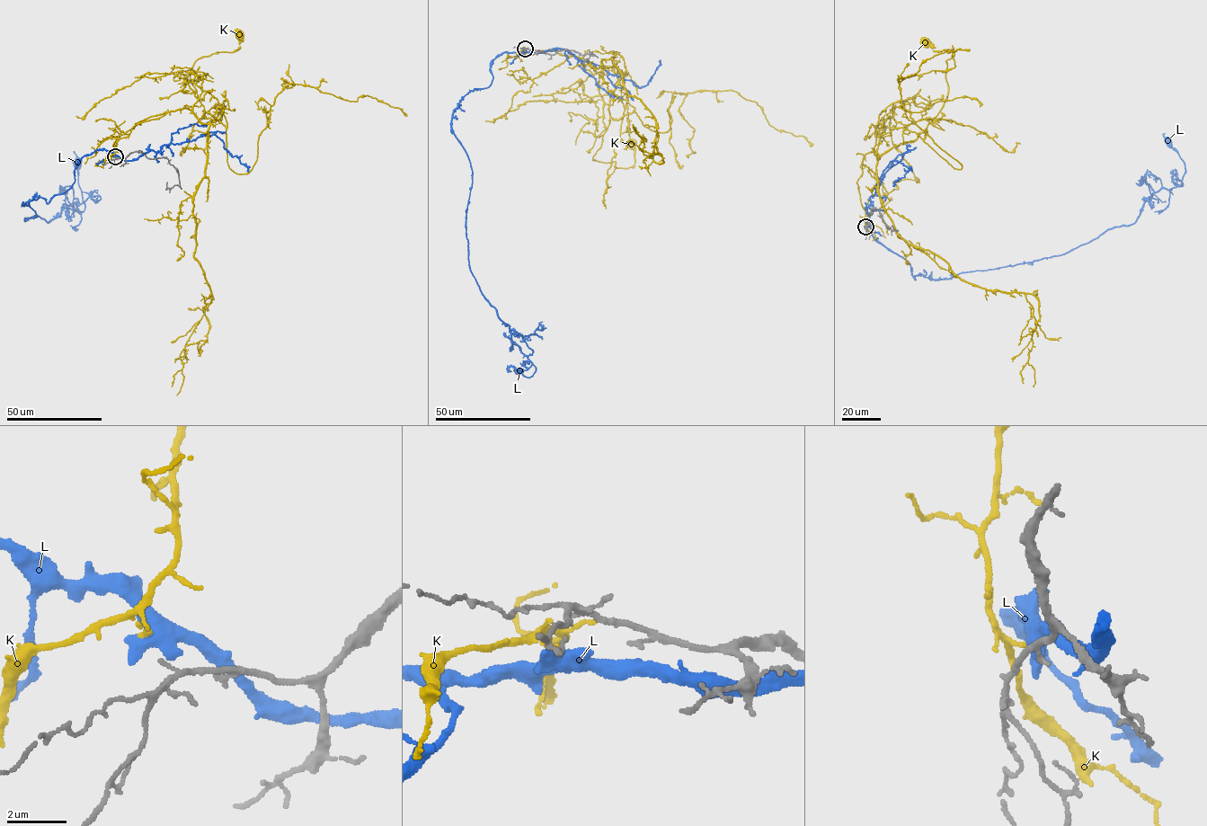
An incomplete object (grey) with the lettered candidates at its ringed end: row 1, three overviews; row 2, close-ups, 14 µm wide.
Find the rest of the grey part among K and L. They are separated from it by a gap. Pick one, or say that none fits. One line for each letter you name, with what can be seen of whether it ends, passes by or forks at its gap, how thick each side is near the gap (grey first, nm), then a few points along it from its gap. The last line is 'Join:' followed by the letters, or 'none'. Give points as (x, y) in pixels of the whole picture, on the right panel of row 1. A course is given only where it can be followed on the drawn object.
K: it forks there; 90 nm thick on the grey side, 70 nm on the other; it runs (865, 226), (856, 182), (864, 156), (878, 159), (913, 141), (946, 98), (953, 53), (926, 42)
Join: K

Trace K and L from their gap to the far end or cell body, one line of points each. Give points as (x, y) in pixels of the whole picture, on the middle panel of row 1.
K: (524, 48), (552, 49), (611, 67), (617, 84), (592, 160), (632, 167), (631, 144)
L: (526, 50), (491, 63), (451, 128), (472, 172), (470, 268), (536, 368), (519, 370)

